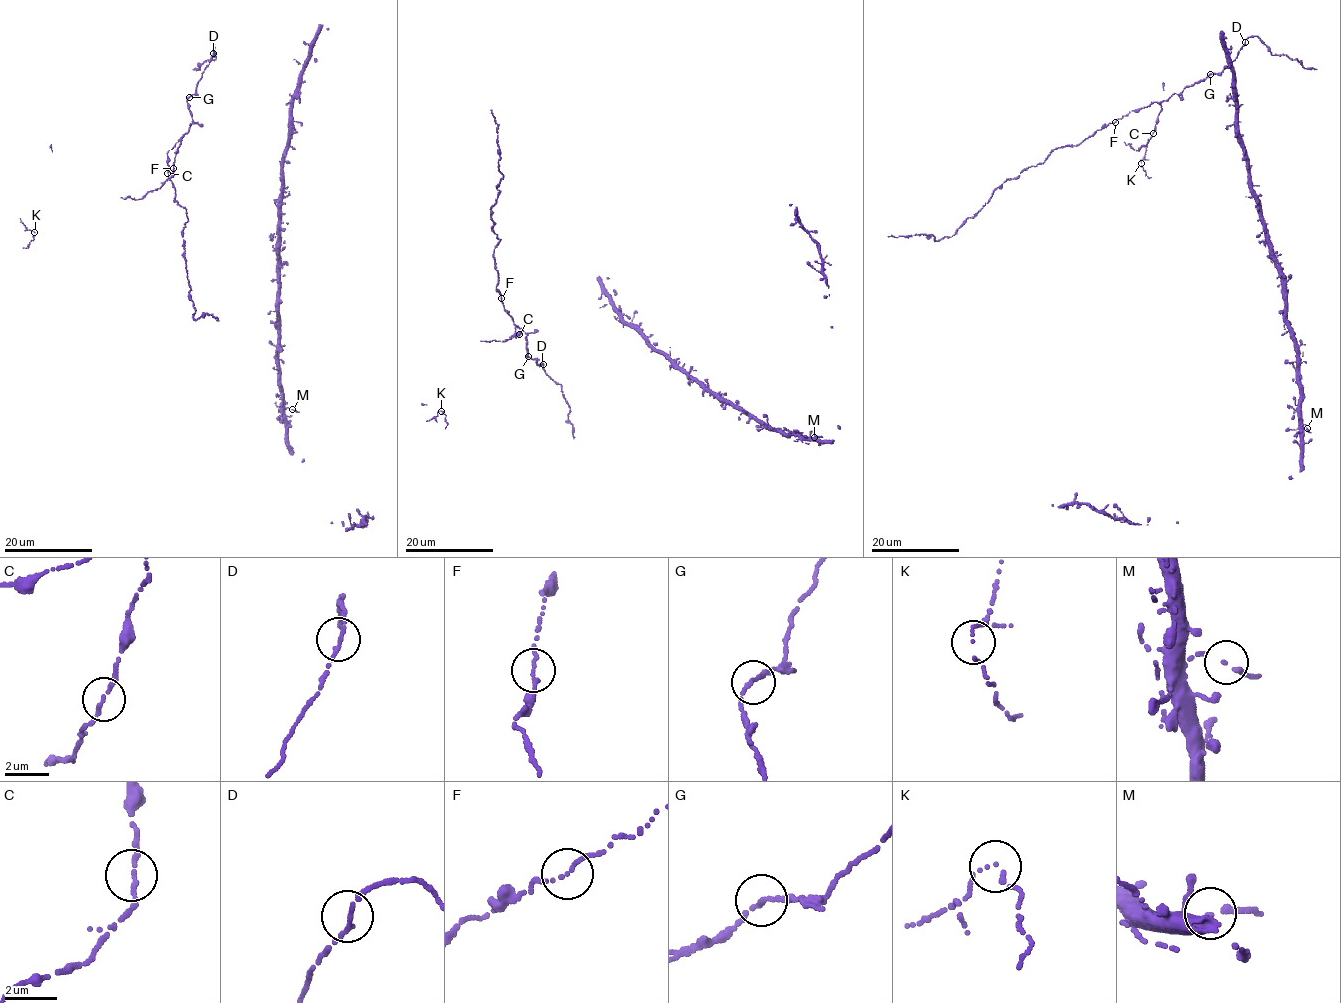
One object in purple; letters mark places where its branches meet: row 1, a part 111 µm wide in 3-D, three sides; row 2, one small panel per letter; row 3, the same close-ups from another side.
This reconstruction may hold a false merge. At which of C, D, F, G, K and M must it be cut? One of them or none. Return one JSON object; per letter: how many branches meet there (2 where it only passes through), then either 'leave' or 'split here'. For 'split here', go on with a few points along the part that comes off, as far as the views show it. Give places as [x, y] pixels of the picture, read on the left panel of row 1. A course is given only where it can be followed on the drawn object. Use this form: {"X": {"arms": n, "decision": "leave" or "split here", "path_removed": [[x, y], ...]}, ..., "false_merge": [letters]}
{"C": {"arms": 2, "decision": "leave"}, "D": {"arms": 2, "decision": "leave"}, "F": {"arms": 2, "decision": "leave"}, "G": {"arms": 2, "decision": "leave"}, "K": {"arms": 2, "decision": "leave"}, "M": {"arms": 2, "decision": "leave"}, "false_merge": []}

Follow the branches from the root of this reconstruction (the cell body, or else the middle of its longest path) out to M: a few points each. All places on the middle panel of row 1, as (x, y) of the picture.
M: (635, 329), (652, 346), (668, 355), (672, 363), (722, 400), (786, 434), (814, 437)

